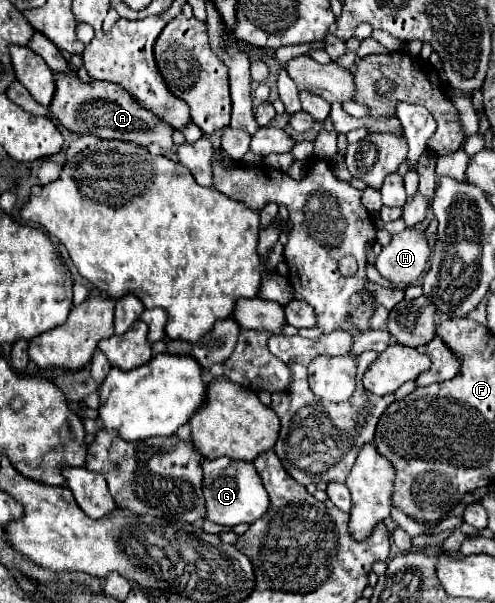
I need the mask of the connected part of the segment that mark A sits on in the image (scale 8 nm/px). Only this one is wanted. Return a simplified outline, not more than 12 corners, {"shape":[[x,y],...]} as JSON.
{"shape":[[55,73],[71,133],[173,147],[173,129],[123,87]]}

